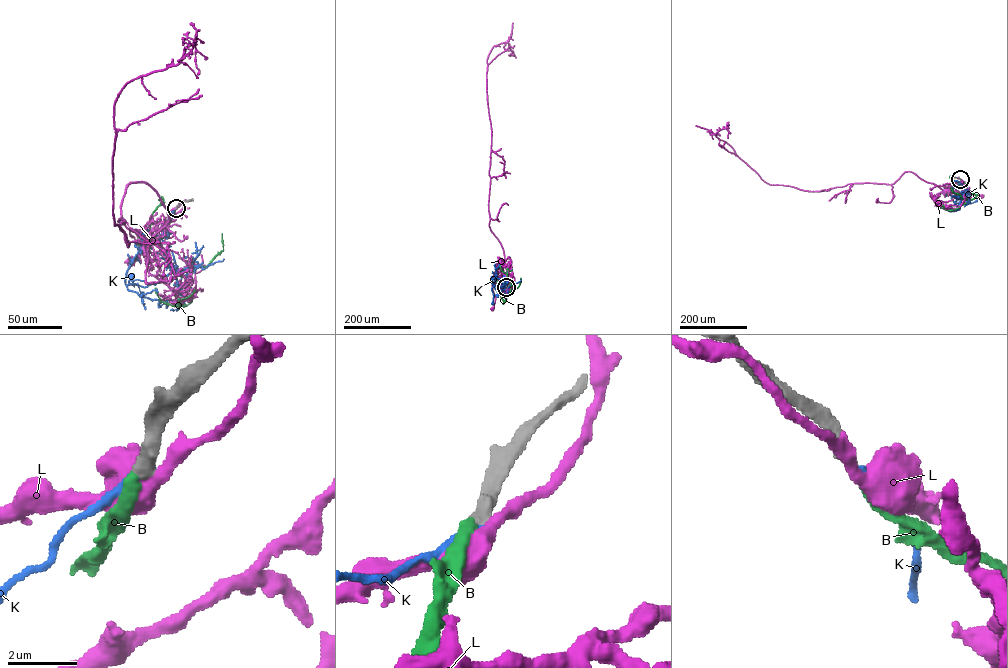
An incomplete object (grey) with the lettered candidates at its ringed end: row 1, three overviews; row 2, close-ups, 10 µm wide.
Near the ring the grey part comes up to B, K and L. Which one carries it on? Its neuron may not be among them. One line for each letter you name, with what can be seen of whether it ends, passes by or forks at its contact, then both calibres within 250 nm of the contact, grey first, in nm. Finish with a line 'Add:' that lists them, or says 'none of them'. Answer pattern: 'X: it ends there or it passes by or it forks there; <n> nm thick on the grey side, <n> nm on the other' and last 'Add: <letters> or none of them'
B: it ends there; 400 nm thick on the grey side, 260 nm on the other
Add: B

